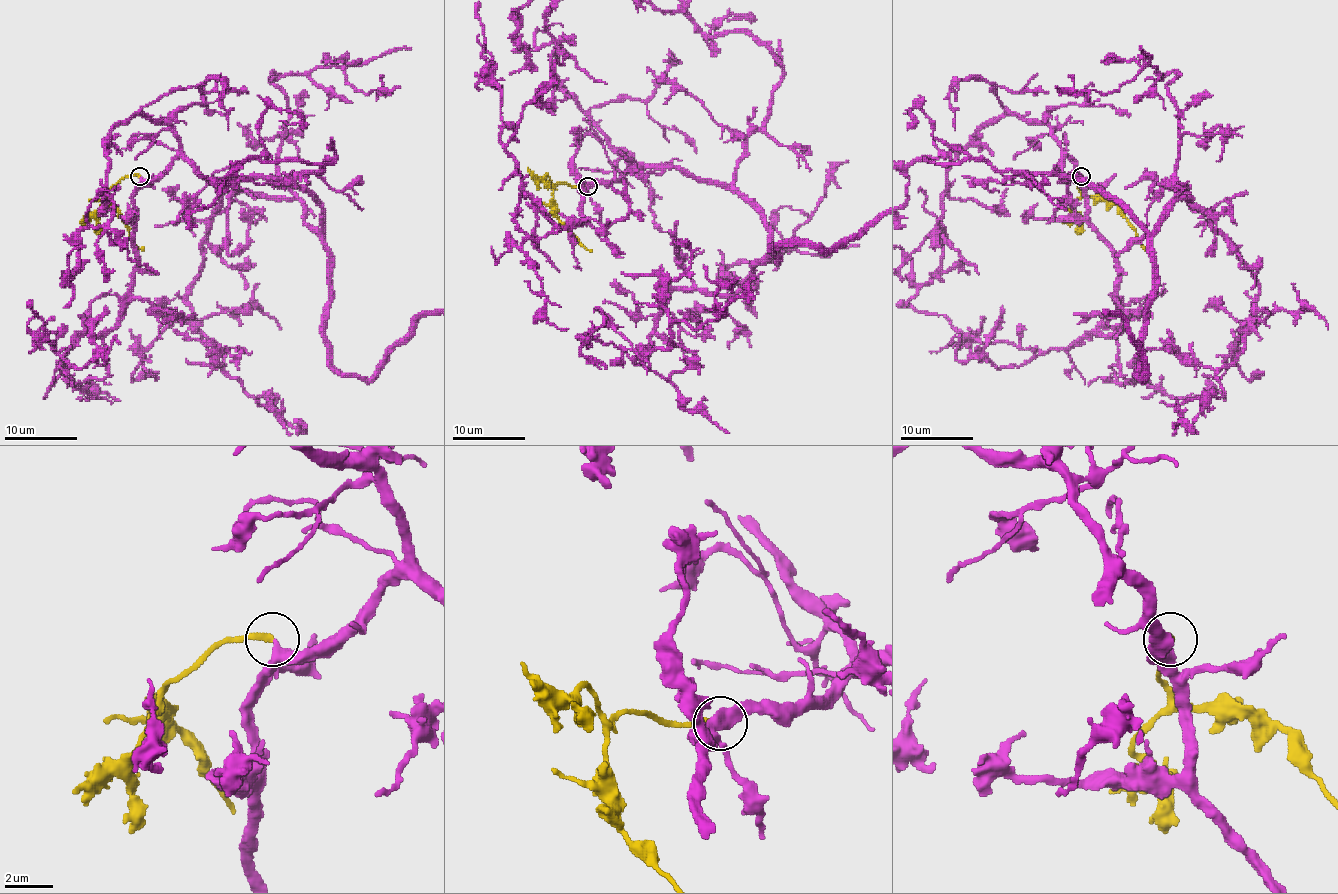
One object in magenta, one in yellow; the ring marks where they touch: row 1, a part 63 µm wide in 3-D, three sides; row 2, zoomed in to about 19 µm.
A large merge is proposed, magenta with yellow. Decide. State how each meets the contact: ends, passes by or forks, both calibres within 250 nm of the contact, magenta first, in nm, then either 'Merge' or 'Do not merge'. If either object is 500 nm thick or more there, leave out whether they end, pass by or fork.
At the ring magenta passes by. At the ring yellow ends. Thickness 300 nm (magenta) against 200 nm. Merge

